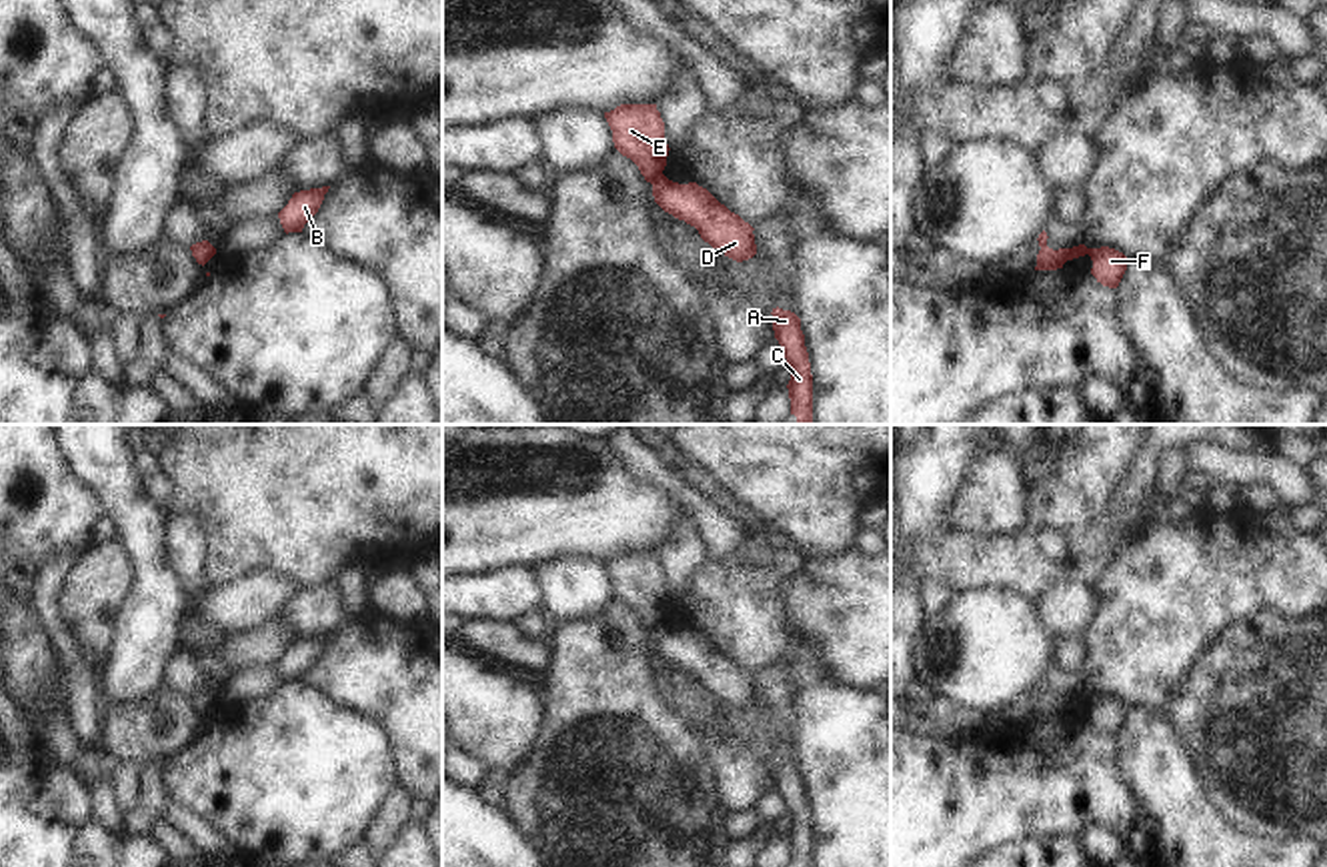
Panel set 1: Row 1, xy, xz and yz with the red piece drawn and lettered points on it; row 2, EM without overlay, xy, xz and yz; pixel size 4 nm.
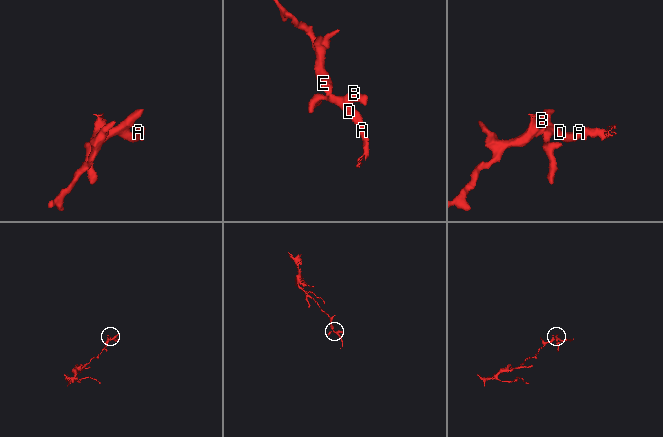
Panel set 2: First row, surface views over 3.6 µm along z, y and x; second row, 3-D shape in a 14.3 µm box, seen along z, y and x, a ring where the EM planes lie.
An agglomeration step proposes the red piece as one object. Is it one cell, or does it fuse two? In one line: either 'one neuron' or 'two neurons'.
two neurons

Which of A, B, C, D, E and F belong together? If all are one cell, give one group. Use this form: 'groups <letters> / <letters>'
groups A B C D F / E

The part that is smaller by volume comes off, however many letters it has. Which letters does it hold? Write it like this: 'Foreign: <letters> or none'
Foreign: A, B, C, D, F

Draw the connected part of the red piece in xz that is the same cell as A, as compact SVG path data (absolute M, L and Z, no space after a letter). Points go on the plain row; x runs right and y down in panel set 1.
M773 757L773 779L791 817L787 833L791 847L791 863L797 867L813 867L813 823L801 767L783 757Z

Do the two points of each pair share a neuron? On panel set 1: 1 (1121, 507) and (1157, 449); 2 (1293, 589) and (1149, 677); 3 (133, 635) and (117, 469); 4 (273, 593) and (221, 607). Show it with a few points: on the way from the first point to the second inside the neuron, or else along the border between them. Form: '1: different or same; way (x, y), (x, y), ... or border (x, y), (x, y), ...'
1: same; way (1133, 493), (1145, 463)
2: same; way (1257, 589), (1233, 589), (1181, 641)
3: same; way (149, 593), (149, 553), (143, 523), (133, 511)
4: same; way (261, 597), (233, 607)

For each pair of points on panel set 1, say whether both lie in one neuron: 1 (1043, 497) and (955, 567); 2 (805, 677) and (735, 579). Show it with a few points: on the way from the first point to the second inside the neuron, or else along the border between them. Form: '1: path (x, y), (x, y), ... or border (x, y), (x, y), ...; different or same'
1: path (1035, 525), (999, 563), (983, 563); same
2: path (787, 653), (743, 609), (743, 603); same

